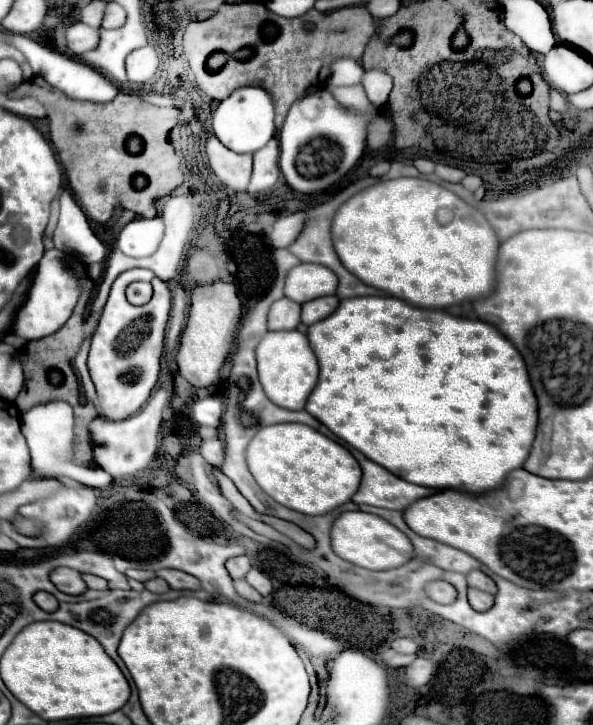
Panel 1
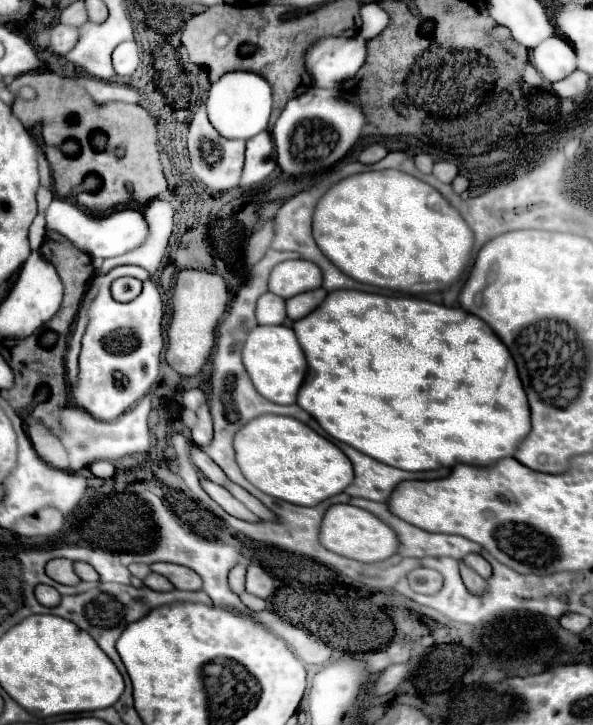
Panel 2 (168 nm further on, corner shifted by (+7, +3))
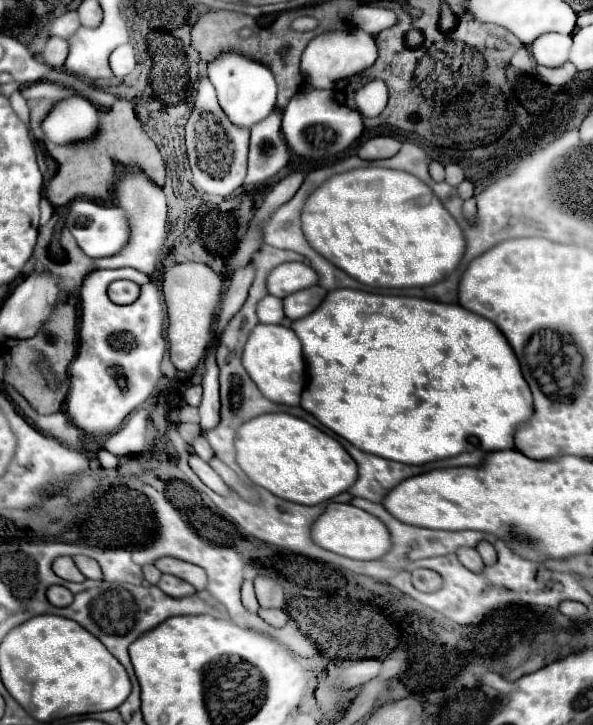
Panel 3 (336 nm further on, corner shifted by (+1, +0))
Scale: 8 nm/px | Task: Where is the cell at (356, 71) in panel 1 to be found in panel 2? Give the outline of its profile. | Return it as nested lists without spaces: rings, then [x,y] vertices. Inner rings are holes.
[[[362,36],[356,38],[322,38],[306,52],[306,68],[314,76],[318,88],[332,88],[342,80],[354,78],[366,58],[366,40]]]

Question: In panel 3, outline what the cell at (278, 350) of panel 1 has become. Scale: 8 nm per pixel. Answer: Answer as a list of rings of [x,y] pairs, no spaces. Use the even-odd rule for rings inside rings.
[[[258,323],[244,345],[242,365],[266,399],[284,405],[300,403],[300,393],[304,389],[304,359],[300,339],[292,333],[292,329],[284,325]]]

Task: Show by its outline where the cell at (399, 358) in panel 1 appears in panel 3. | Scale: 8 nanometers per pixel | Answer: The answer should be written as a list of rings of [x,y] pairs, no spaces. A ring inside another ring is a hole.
[[[334,289],[326,295],[322,305],[312,311],[308,317],[296,319],[292,323],[294,333],[298,335],[304,351],[304,359],[308,363],[308,387],[302,393],[302,403],[300,407],[312,413],[320,423],[324,423],[328,429],[332,429],[336,435],[344,437],[358,449],[384,457],[384,459],[394,459],[400,463],[410,463],[410,465],[420,465],[444,457],[454,457],[466,451],[476,451],[476,449],[488,449],[488,451],[502,451],[502,449],[512,449],[514,447],[514,431],[520,421],[526,421],[532,413],[532,393],[528,389],[528,383],[524,381],[520,373],[520,363],[516,355],[512,353],[512,347],[508,345],[506,337],[496,329],[496,325],[462,305],[448,305],[448,303],[436,303],[428,299],[418,299],[418,297],[392,297],[392,295],[374,295],[366,291],[356,291],[356,289]]]

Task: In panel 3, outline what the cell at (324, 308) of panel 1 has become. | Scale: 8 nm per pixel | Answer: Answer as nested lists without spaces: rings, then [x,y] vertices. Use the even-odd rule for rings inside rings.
[[[312,285],[308,289],[302,289],[302,291],[296,291],[288,297],[282,299],[284,303],[284,313],[288,319],[300,319],[300,317],[306,317],[308,313],[312,313],[320,303],[322,299],[326,297],[326,289],[322,289],[320,285]]]

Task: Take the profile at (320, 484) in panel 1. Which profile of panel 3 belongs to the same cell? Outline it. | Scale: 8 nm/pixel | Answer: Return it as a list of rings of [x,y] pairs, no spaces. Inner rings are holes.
[[[288,413],[258,415],[242,423],[236,431],[234,445],[236,445],[236,463],[250,477],[250,481],[286,501],[294,501],[302,505],[316,505],[316,503],[328,501],[334,495],[350,489],[356,481],[356,461],[348,457],[346,449],[334,437],[326,435],[318,427],[306,423],[304,419],[288,415]]]

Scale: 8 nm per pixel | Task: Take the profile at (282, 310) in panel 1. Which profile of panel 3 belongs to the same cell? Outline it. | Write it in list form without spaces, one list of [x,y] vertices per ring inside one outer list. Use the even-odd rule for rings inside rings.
[[[266,295],[258,303],[258,319],[260,323],[280,323],[284,319],[284,309],[282,309],[282,299]]]

